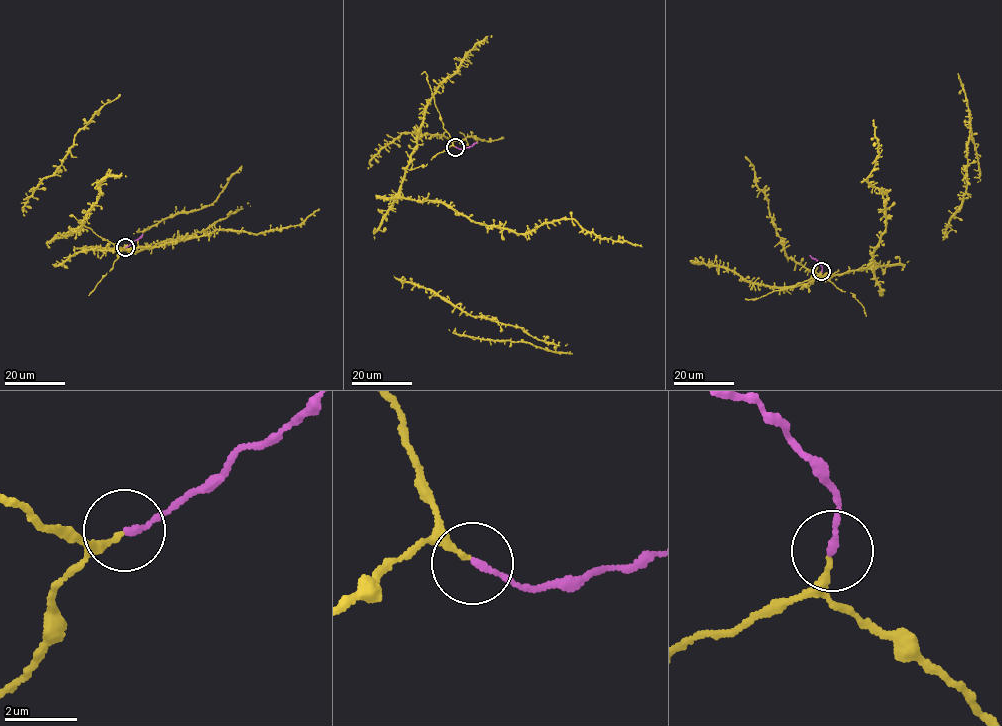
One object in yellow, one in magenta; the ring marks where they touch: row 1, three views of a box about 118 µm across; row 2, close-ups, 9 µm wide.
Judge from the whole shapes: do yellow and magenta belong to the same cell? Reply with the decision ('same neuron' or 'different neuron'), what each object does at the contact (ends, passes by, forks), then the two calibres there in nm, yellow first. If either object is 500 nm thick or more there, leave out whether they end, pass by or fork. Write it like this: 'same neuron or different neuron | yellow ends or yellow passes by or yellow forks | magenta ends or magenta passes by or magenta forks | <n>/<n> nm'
same neuron | yellow ends | magenta ends | 190/170 nm

